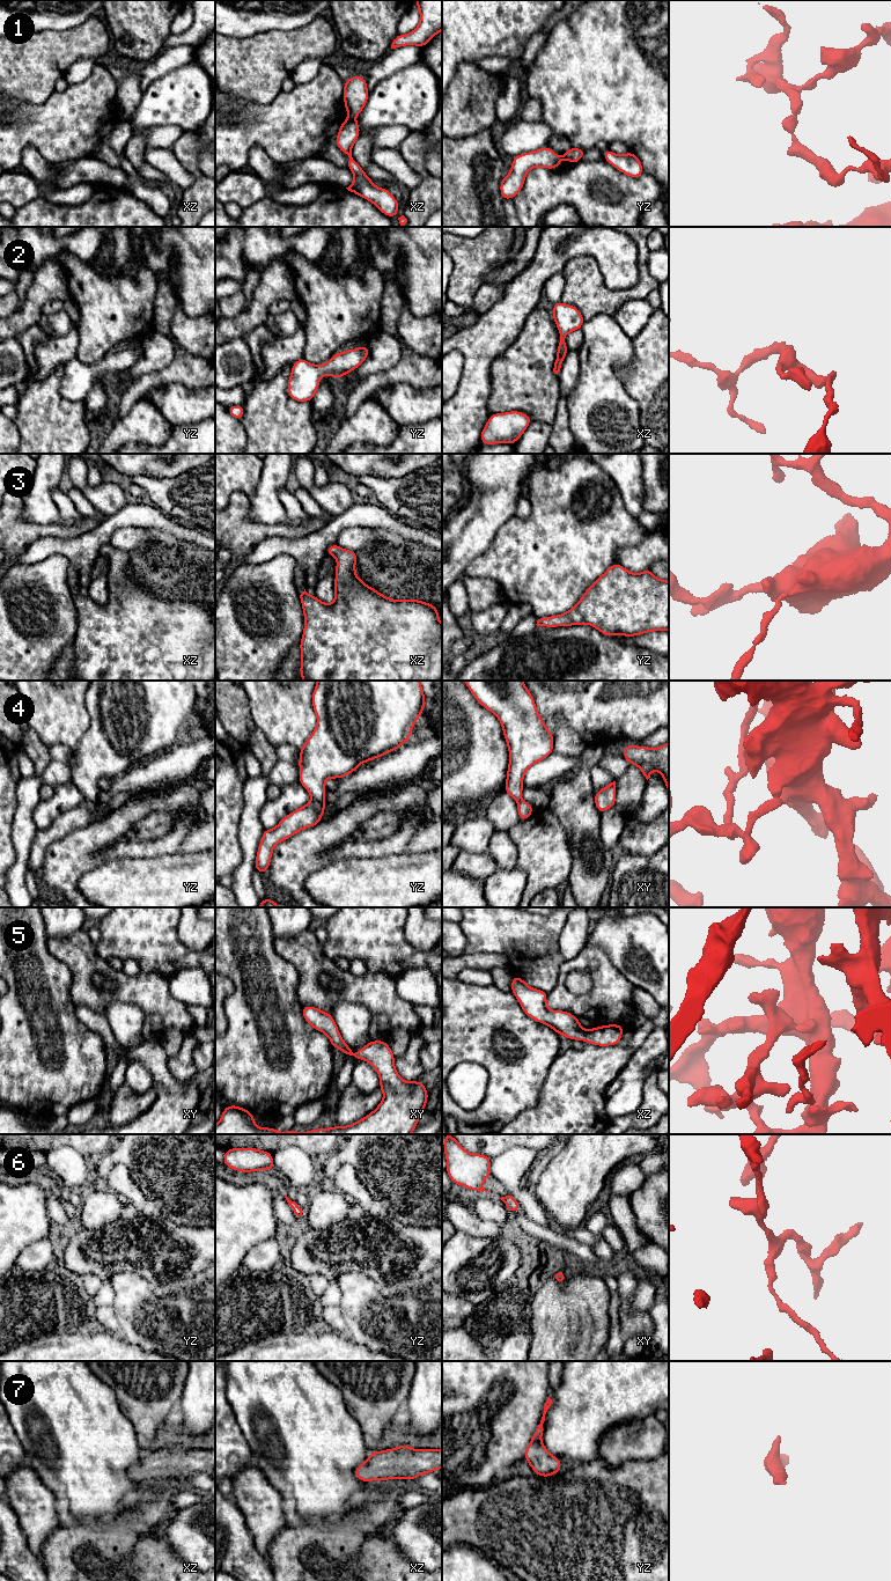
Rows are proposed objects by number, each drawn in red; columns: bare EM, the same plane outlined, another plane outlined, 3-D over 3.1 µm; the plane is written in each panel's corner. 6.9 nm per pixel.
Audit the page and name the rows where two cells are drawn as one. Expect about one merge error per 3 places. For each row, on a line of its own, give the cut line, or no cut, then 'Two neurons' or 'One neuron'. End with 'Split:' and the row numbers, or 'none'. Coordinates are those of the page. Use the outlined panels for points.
1: Split along xz (348, 116), (353, 118). Two neurons
2: No split. One neuron
3: No split. One neuron
4: Split along yz (313, 800), (323, 801). Two neurons
5: No split. One neuron
6: No split. One neuron
7: No split. One neuron
Split: 1, 4

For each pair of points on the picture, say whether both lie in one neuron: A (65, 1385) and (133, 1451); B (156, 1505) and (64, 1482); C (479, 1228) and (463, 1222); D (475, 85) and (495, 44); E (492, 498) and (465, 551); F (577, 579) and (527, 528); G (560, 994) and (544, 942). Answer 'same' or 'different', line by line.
A: same
B: different
C: same
D: different
E: same
F: same
G: different

